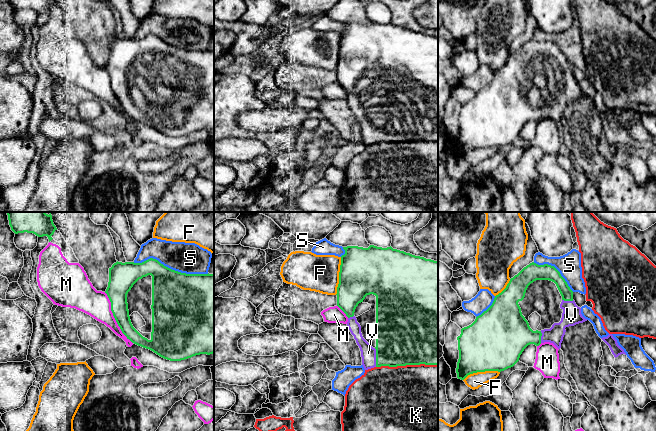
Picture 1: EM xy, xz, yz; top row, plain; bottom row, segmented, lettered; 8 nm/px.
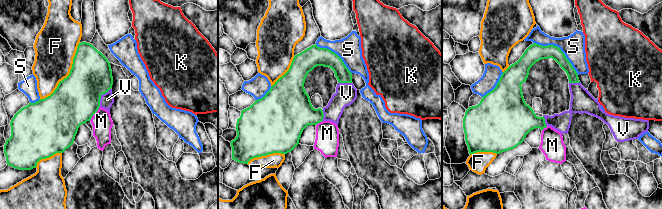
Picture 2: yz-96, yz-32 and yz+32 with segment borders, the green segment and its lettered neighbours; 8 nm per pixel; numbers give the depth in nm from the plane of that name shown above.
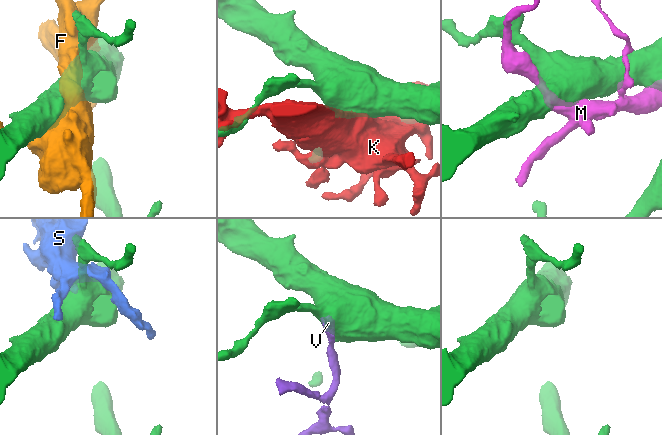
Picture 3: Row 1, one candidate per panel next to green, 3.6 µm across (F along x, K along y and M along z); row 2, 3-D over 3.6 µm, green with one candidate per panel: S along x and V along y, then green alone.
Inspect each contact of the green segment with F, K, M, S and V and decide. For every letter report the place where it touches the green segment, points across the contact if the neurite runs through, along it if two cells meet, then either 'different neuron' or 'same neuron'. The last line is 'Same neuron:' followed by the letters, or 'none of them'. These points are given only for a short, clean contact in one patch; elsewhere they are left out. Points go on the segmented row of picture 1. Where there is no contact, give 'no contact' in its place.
F: contact xz (339, 276); different neuron
K: contact xz (406, 364); different neuron
M: contact xy (114, 317); different neuron
S: contact xy (171, 269); different neuron
V: contact xz (376, 357); same neuron
Same neuron: V

